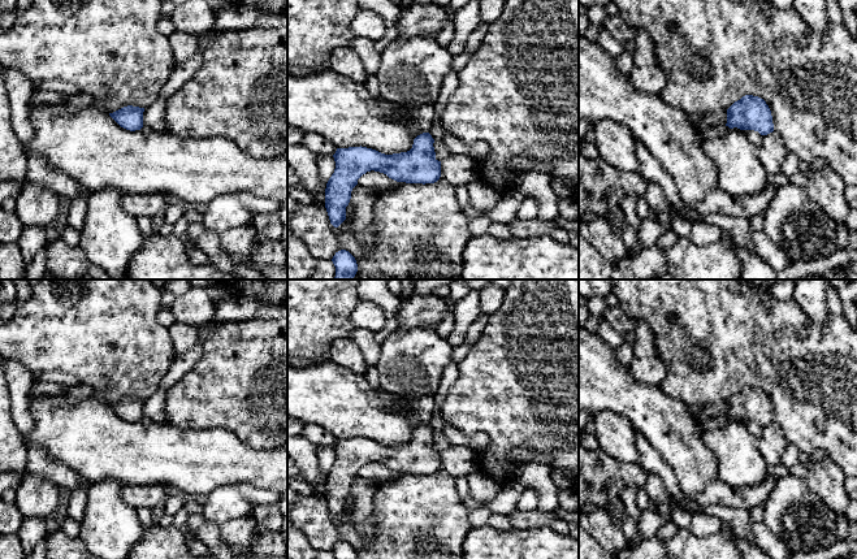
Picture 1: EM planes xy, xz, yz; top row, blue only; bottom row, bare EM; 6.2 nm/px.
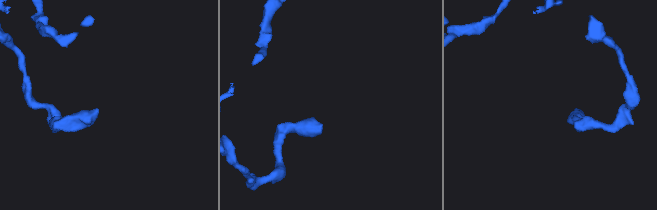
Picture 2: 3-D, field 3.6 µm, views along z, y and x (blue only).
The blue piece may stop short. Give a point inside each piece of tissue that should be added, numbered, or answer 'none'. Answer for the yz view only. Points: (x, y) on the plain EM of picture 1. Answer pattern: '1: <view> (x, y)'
none

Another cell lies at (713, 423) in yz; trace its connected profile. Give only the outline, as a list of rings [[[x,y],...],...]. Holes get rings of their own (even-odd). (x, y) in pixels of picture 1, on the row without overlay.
[[[711,417],[704,422],[696,422],[696,429],[697,432],[701,434],[705,430],[711,430],[715,428],[720,428],[724,426],[727,422],[730,422],[731,420],[728,417]]]

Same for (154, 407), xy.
[[[213,321],[208,324],[200,332],[200,338],[196,344],[189,351],[176,355],[172,361],[166,374],[159,384],[157,390],[143,403],[143,416],[147,417],[152,422],[166,424],[165,415],[165,394],[166,390],[179,381],[203,356],[204,354],[204,342],[208,335],[222,324]]]

